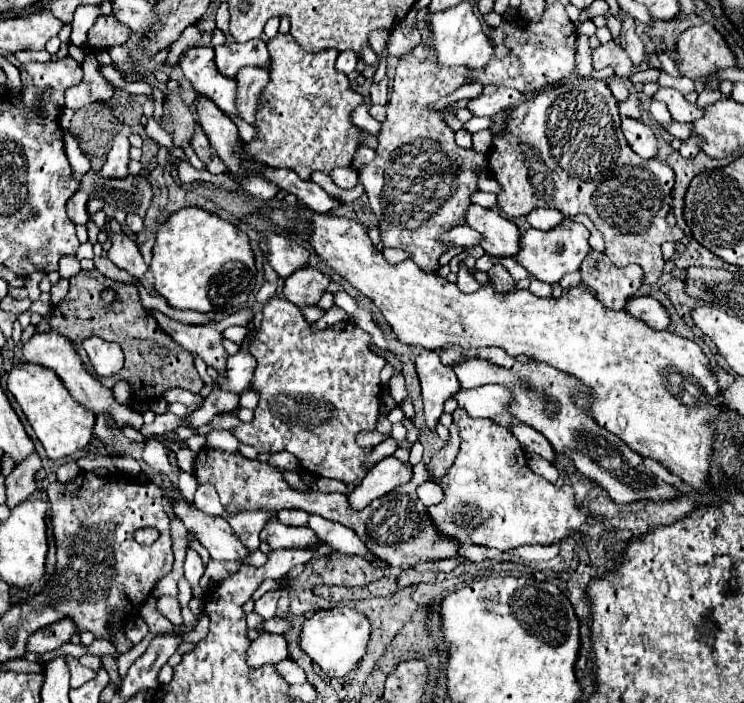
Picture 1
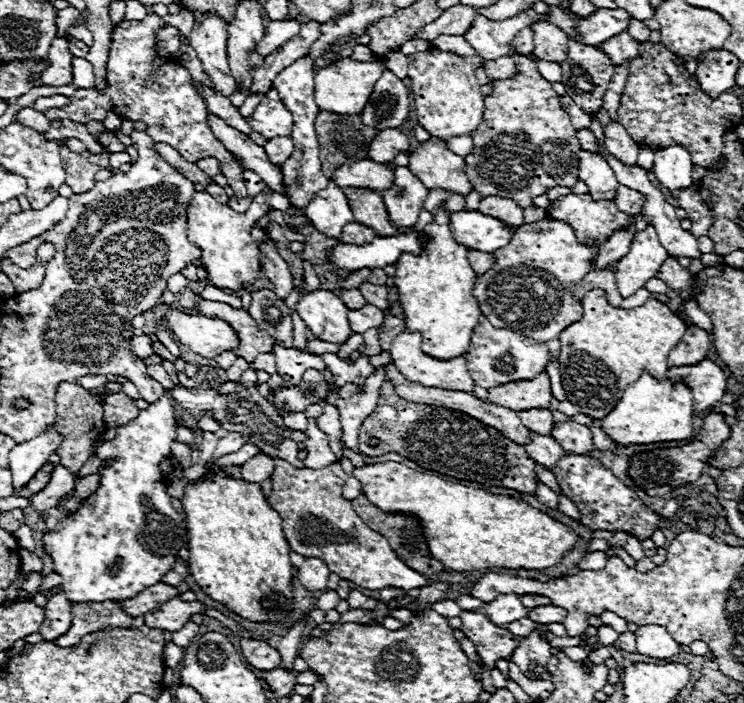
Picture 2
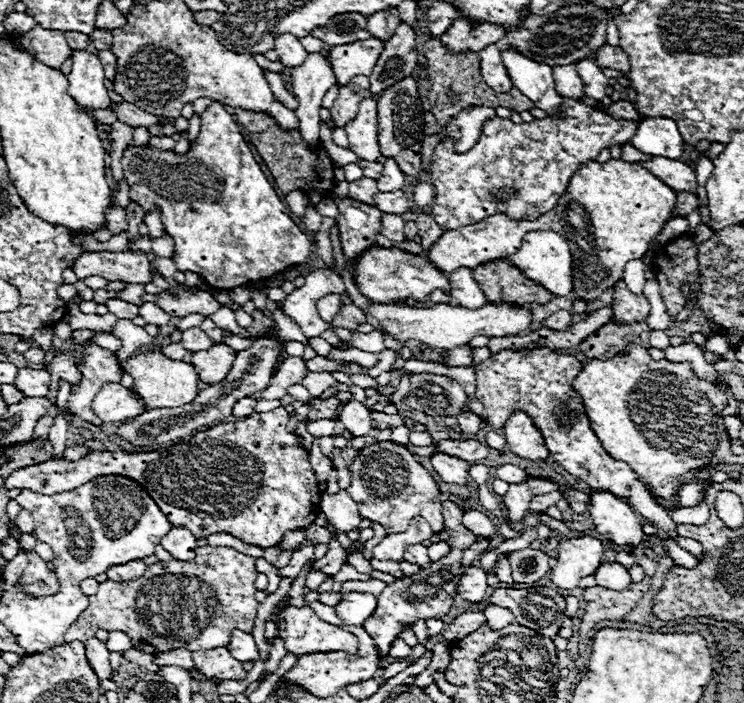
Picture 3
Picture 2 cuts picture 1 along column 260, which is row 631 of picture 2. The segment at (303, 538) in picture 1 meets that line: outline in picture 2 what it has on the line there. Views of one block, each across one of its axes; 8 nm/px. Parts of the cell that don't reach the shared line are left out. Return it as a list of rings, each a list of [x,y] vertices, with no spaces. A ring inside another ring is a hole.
[[[534,630],[534,632],[530,632],[530,636],[526,636],[526,638],[522,638],[522,644],[514,650],[514,656],[510,656],[510,660],[512,662],[516,662],[518,664],[518,668],[524,672],[524,674],[534,674],[534,672],[530,672],[528,670],[528,662],[530,660],[538,660],[542,666],[550,660],[550,644],[546,642],[546,638],[544,636],[540,636],[540,632],[538,630]]]

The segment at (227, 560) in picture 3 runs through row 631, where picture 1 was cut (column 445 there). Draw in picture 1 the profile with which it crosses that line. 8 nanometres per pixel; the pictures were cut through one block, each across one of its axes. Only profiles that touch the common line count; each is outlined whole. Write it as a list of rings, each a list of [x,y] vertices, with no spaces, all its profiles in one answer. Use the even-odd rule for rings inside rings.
[[[422,8],[418,14],[422,42],[396,66],[390,102],[386,106],[388,116],[378,134],[380,144],[376,158],[358,170],[358,178],[364,184],[374,214],[378,214],[382,244],[408,250],[422,270],[434,272],[440,254],[450,250],[450,246],[442,242],[442,234],[466,224],[466,210],[472,204],[470,196],[478,190],[478,170],[490,174],[490,154],[456,144],[456,132],[444,120],[444,112],[454,110],[456,102],[440,110],[432,108],[442,96],[450,96],[466,84],[472,70],[466,66],[434,66],[428,48],[430,34],[426,34],[424,26],[426,14],[428,8]]]

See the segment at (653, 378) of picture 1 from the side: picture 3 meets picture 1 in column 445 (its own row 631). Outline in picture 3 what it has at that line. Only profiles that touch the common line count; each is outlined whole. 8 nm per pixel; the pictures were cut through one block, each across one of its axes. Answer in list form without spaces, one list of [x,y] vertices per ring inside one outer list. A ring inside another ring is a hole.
[[[288,606],[288,608],[284,608],[280,612],[278,632],[280,632],[280,638],[284,642],[284,648],[292,654],[298,654],[298,656],[314,654],[314,652],[336,652],[336,650],[354,654],[358,650],[358,638],[352,632],[346,632],[336,624],[324,622],[310,606],[302,606],[302,608]]]

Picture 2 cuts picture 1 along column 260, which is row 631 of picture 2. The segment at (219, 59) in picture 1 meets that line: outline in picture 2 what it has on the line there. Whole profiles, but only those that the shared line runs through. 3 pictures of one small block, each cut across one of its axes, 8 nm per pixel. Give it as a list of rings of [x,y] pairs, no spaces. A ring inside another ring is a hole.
[[[60,590],[58,594],[54,594],[46,608],[44,608],[44,622],[40,628],[40,634],[44,640],[56,640],[58,636],[66,634],[72,626],[72,606],[70,600],[66,598],[66,594]]]

